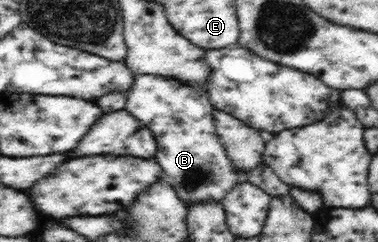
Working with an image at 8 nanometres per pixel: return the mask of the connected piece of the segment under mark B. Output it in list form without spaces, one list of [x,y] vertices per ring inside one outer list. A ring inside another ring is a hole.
[[[141,74],[135,75],[132,86],[129,88],[126,95],[127,101],[125,109],[130,112],[130,114],[134,115],[139,122],[142,122],[144,126],[154,134],[154,137],[156,137],[158,152],[154,154],[153,158],[155,158],[158,163],[160,163],[160,166],[162,166],[162,169],[164,169],[164,173],[168,176],[165,181],[172,186],[175,193],[178,194],[178,197],[186,203],[186,206],[190,206],[195,202],[221,202],[225,197],[225,194],[228,194],[228,191],[232,190],[232,187],[238,182],[238,173],[234,171],[234,165],[232,165],[232,161],[228,158],[228,153],[226,153],[226,149],[224,149],[224,145],[222,145],[222,141],[220,141],[220,137],[218,137],[218,134],[216,133],[215,118],[214,115],[212,115],[215,106],[211,103],[211,100],[208,97],[206,87],[202,87],[202,85],[188,85],[188,83],[180,81],[180,79],[166,77],[166,75]]]

